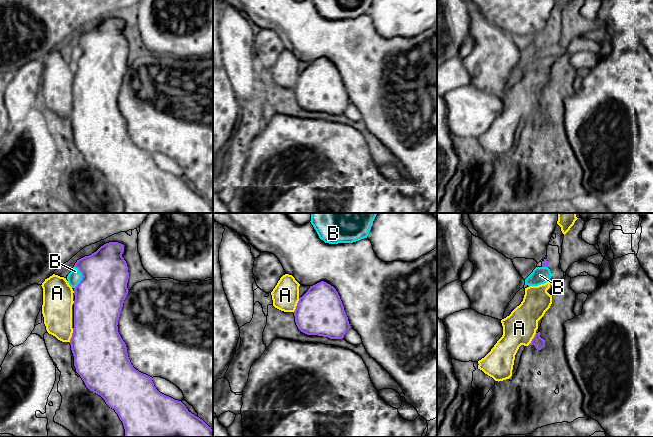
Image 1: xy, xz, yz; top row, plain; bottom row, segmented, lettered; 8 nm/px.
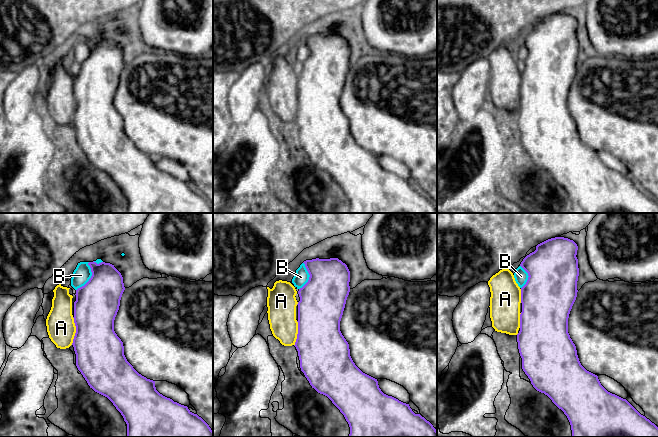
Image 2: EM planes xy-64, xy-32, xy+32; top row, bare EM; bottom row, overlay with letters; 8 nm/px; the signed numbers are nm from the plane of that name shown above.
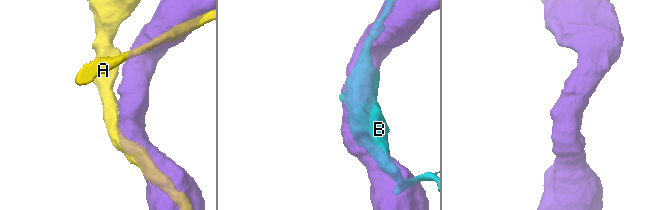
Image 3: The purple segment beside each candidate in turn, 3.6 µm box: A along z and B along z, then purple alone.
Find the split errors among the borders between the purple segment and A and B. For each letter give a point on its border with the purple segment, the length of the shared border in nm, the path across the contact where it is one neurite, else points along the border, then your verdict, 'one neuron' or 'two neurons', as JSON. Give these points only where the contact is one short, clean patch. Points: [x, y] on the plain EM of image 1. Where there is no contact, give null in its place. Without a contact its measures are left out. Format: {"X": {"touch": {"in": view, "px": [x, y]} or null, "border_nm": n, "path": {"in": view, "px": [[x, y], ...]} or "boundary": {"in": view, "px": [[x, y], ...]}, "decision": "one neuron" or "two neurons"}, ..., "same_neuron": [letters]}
{"A": {"touch": {"in": "xy", "px": [72, 111]}, "border_nm": 120, "decision": "one neuron"}, "B": {"touch": {"in": "xy", "px": [82, 53]}, "border_nm": 190, "decision": "two neurons"}, "same_neuron": ["A"]}

